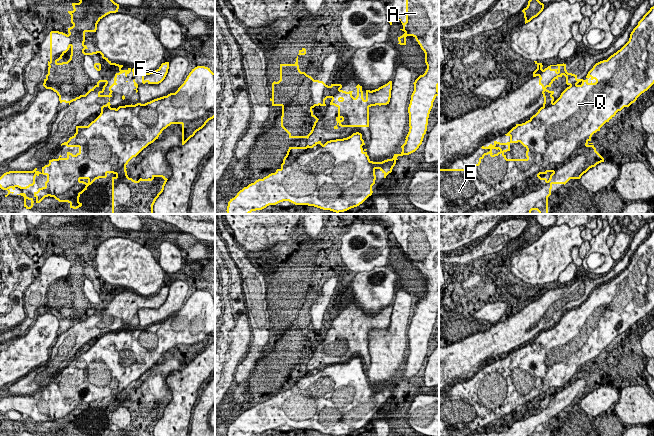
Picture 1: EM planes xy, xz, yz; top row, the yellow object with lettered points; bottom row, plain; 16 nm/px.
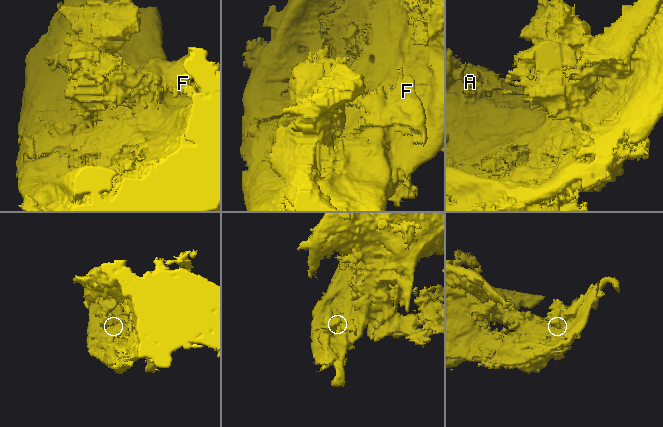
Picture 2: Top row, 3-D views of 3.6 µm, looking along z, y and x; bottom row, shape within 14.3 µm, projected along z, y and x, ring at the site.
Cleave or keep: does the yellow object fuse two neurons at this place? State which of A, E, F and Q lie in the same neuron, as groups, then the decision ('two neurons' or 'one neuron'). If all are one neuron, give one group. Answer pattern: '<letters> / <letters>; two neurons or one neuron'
A E Q / F; two neurons

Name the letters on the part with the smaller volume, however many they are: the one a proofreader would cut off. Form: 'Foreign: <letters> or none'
Foreign: F

